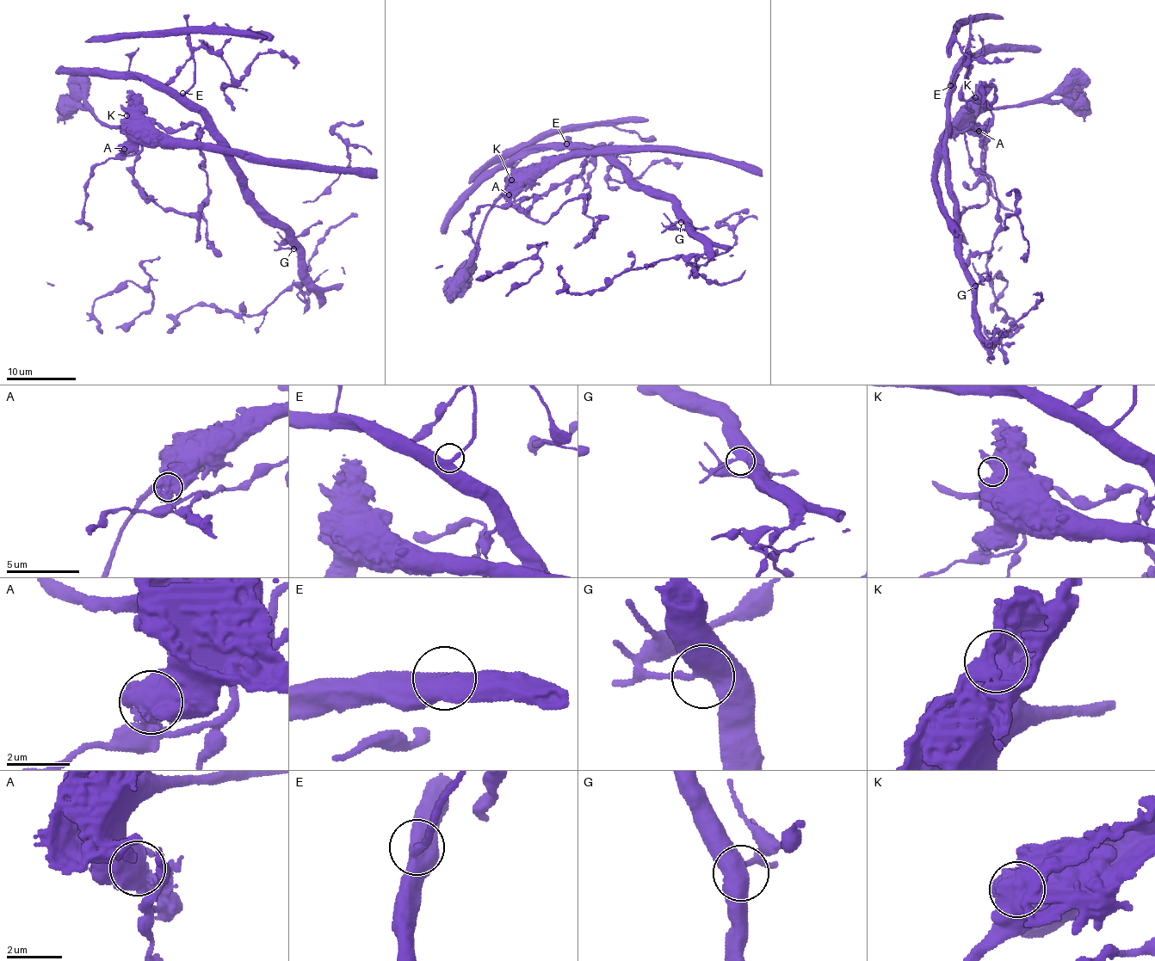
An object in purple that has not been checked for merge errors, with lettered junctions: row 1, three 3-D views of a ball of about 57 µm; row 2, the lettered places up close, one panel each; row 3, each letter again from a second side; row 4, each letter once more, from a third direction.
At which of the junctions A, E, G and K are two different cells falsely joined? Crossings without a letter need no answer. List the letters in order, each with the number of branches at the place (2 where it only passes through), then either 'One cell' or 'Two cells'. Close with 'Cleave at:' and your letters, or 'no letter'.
A: Branches: 2. Two cells
E: Branches: 2. One cell
G: Branches: 2. One cell
K: Branches: 1. One cell
Cleave at: A

